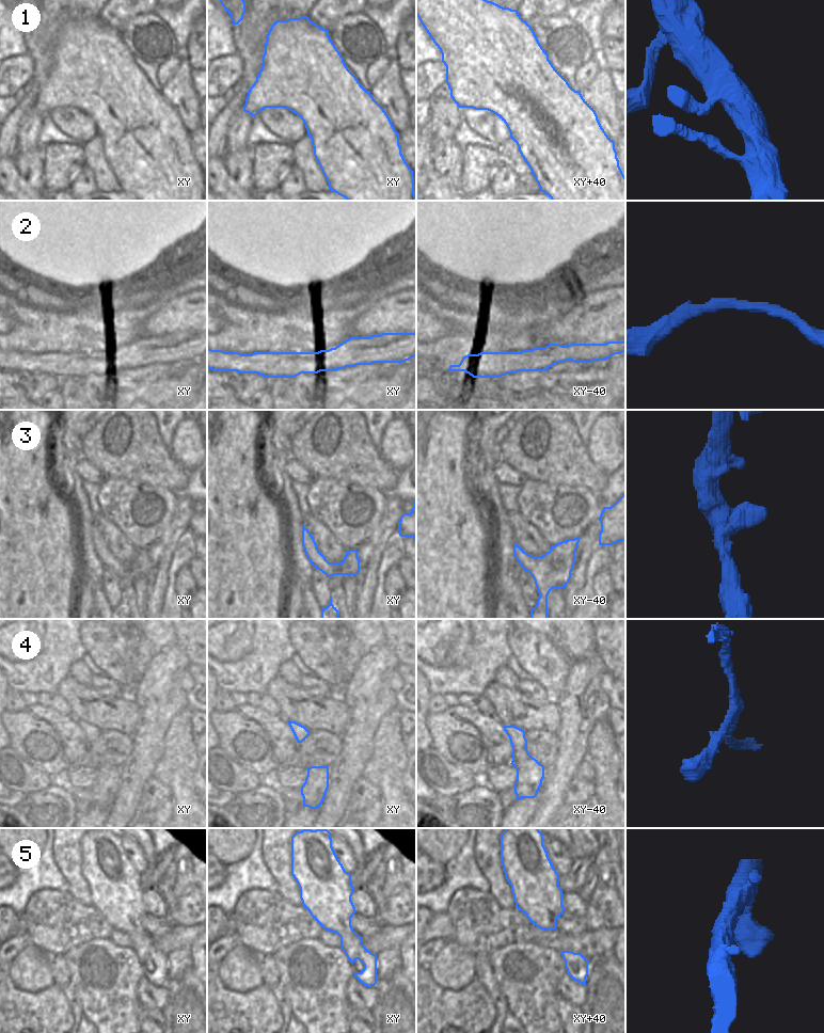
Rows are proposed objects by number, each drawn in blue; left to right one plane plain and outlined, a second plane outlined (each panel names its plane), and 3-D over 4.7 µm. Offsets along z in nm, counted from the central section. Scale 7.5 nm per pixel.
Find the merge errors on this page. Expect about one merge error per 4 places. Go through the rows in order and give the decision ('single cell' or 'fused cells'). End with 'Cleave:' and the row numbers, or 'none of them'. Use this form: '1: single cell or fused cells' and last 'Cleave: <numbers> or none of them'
1: single cell
2: single cell
3: single cell
4: single cell
5: single cell
Cleave: none of them

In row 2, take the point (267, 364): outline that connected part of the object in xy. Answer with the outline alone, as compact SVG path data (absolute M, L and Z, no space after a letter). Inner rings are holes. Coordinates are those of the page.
M416 332L382 333L369 337L350 337L329 350L318 352L224 352L207 348L207 369L213 371L237 371L239 374L258 374L265 378L295 378L301 374L337 371L356 365L374 363L403 363L416 356Z

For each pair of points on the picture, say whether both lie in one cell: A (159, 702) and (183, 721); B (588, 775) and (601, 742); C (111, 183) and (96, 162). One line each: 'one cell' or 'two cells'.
A: two cells
B: two cells
C: one cell

